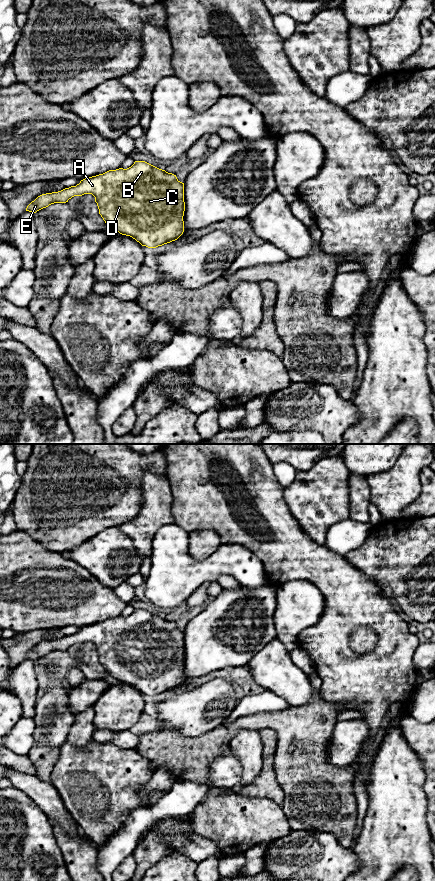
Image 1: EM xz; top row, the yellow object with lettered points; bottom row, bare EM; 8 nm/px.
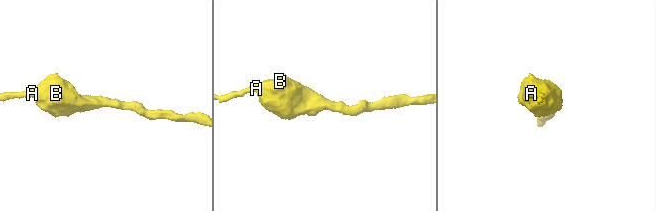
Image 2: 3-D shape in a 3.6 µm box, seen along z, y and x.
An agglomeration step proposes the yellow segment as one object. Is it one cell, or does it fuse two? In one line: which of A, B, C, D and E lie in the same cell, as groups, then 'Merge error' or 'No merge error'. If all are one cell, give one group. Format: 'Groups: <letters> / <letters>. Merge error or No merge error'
Groups: A B C D E. No merge error

